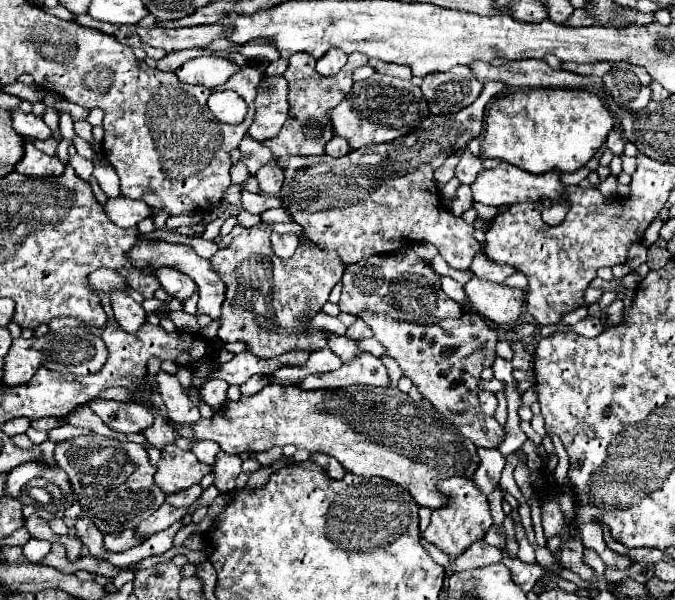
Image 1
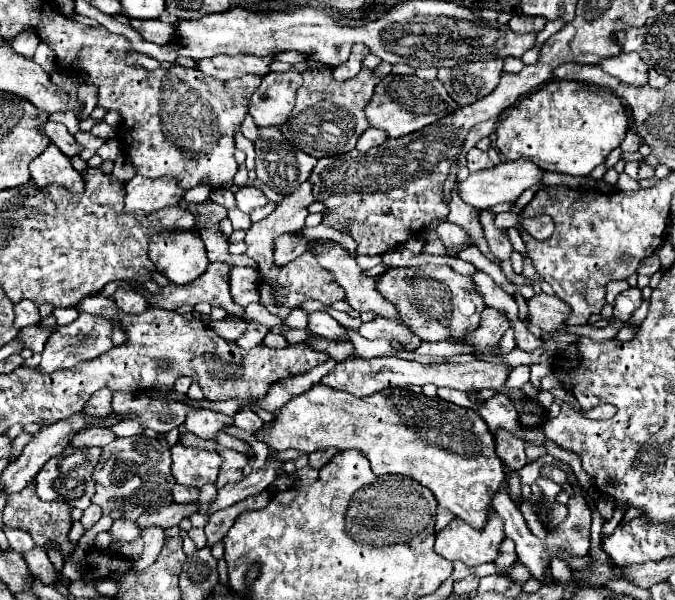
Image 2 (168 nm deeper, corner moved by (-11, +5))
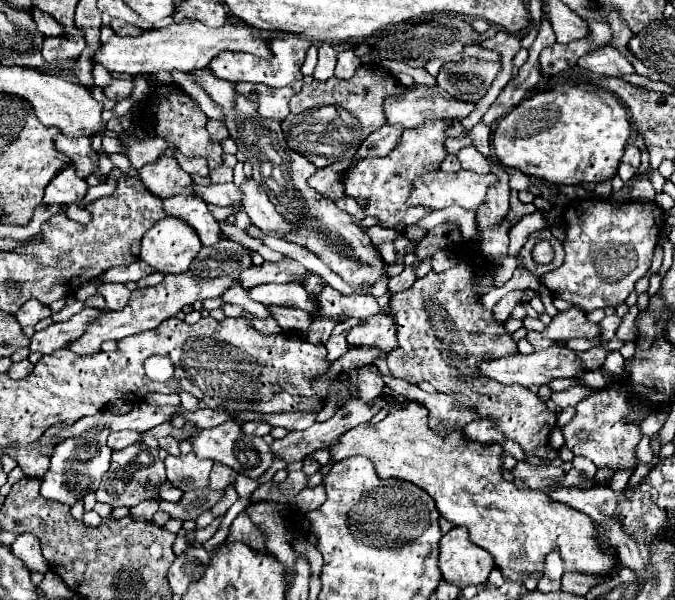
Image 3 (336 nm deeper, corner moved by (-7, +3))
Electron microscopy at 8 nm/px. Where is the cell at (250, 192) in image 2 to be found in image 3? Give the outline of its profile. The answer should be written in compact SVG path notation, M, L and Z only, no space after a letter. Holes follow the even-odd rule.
M192 182L190 190L196 192L208 204L218 204L218 206L240 204L240 190L238 190L236 184L208 184L208 186L200 186L200 184Z

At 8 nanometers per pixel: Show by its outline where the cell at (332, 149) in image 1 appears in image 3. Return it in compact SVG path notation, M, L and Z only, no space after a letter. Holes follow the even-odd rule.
M384 124L384 126L378 128L372 136L368 136L368 140L364 140L364 144L358 148L358 156L360 156L360 158L386 156L386 154L394 148L394 144L398 144L402 132L404 132L402 126Z

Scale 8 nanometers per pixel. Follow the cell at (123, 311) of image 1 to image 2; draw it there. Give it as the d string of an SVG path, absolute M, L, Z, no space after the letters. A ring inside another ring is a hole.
M118 288L114 294L114 300L118 304L120 310L124 310L126 314L140 314L144 310L148 310L148 302L144 296L136 294L130 288Z

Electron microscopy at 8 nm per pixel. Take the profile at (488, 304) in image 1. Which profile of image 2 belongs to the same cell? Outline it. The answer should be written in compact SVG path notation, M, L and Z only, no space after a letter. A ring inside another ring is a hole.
M542 292L528 300L528 324L540 326L546 334L558 330L568 314L568 306L556 296L548 296Z

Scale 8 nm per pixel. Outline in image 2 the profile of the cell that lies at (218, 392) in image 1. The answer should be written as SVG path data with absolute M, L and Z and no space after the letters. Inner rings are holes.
M240 408L234 414L234 424L246 432L256 432L258 426L262 424L262 420L256 416L256 412L252 412L250 408Z

